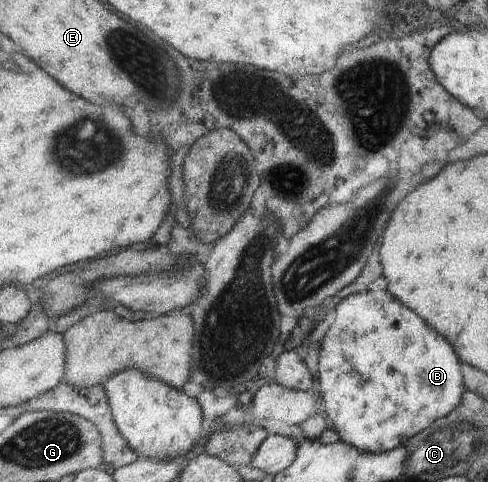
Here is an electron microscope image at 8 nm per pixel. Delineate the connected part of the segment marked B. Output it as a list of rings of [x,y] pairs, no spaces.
[[[388,290],[361,291],[339,302],[335,307],[335,320],[330,325],[321,342],[318,378],[324,401],[324,414],[334,424],[333,429],[339,434],[340,439],[353,445],[358,451],[362,451],[362,453],[380,453],[381,451],[393,449],[398,445],[408,443],[412,437],[416,437],[416,435],[428,429],[433,422],[443,418],[452,412],[453,409],[458,409],[460,403],[462,403],[462,397],[468,391],[468,386],[465,383],[465,375],[462,377],[462,371],[460,371],[460,361],[458,361],[454,349],[450,347],[450,343],[434,327],[430,327],[416,311],[408,309],[400,299],[396,299],[394,295],[390,295]]]

